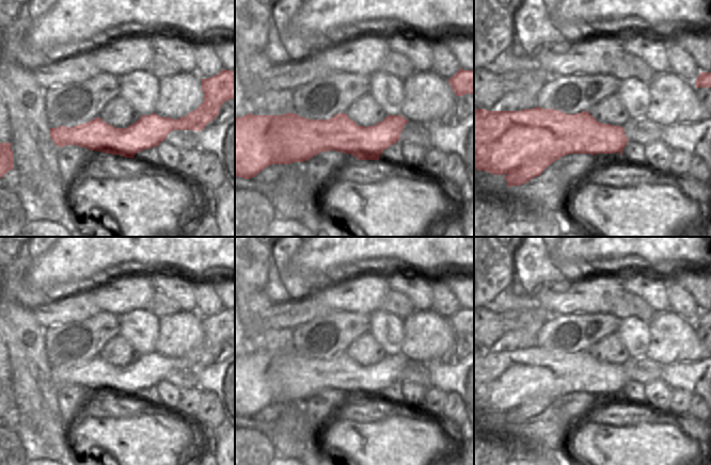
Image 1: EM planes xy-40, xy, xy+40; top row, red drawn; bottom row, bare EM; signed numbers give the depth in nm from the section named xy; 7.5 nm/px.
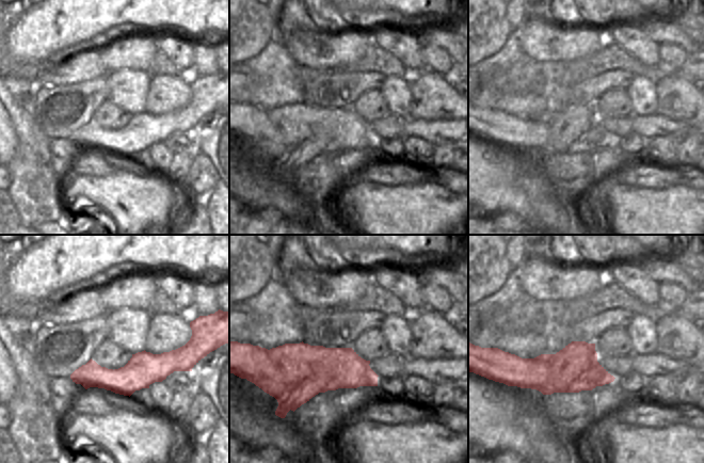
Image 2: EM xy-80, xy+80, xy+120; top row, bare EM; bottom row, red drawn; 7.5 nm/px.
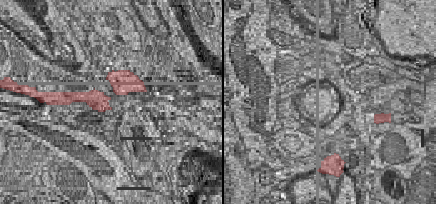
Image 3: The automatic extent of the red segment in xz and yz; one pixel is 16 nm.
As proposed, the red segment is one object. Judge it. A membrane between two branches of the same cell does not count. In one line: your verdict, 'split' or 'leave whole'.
split

